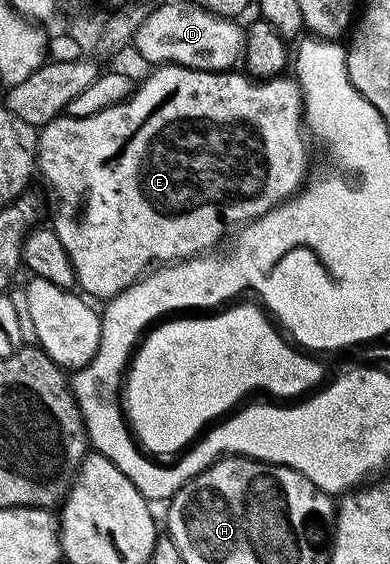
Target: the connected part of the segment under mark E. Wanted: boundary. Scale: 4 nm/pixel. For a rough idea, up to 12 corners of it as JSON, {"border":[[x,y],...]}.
{"border":[[157,65],[40,128],[114,299],[307,179],[292,78]]}

